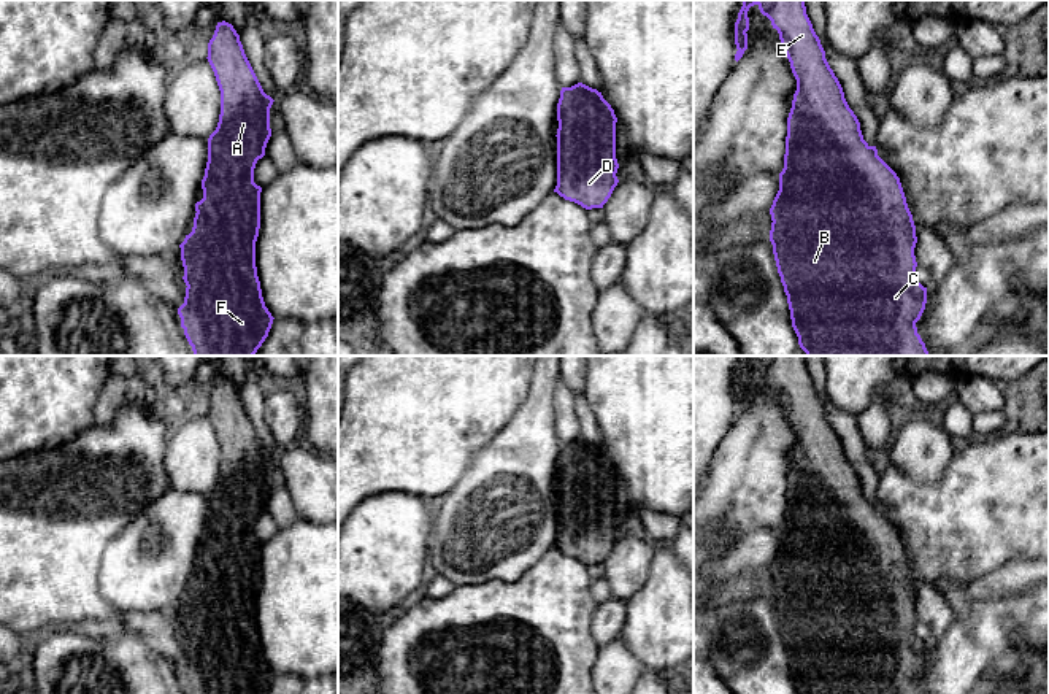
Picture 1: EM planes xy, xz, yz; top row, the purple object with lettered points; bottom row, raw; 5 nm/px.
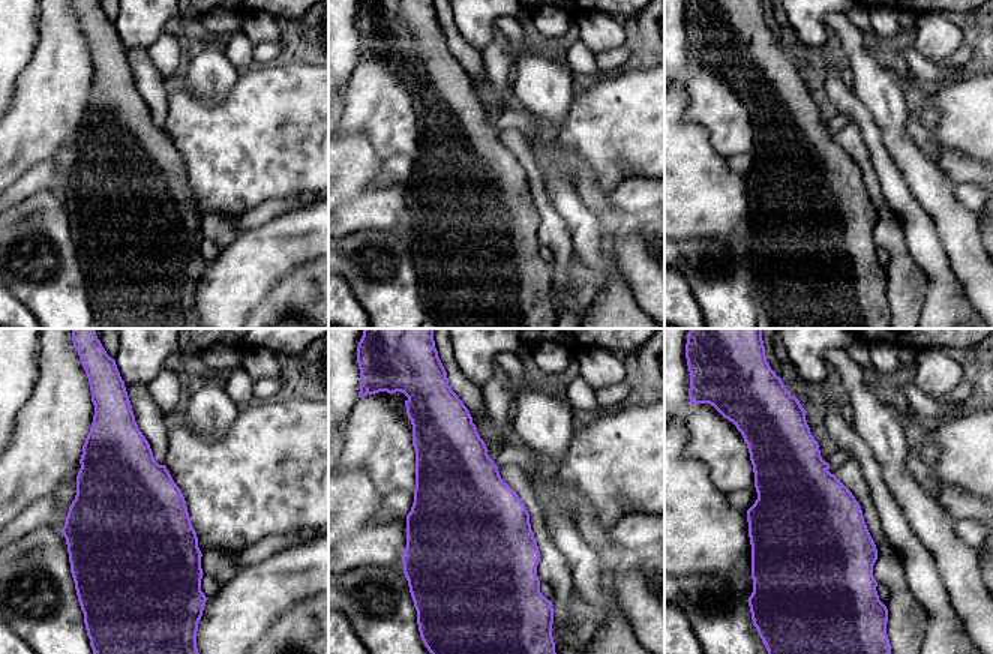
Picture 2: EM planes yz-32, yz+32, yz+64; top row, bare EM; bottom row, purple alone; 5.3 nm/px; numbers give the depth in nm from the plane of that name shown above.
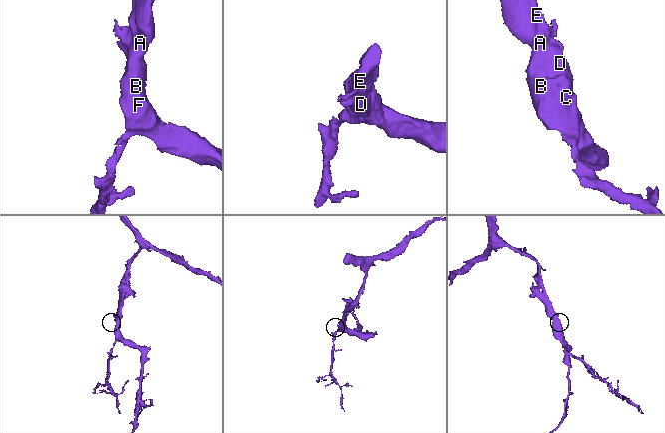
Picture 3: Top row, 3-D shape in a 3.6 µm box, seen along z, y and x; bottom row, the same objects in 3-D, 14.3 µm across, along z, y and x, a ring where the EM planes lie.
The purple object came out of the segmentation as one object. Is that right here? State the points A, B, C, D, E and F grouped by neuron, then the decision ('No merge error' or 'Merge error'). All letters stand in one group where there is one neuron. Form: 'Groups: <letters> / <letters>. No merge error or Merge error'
Groups: A B C D E F. No merge error

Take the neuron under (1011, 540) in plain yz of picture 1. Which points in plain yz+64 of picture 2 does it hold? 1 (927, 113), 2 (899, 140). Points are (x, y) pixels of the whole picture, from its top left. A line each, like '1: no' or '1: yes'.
1: no
2: no

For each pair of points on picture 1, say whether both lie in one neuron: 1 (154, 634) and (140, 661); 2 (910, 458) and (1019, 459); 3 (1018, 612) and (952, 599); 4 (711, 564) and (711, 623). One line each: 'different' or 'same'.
1: different
2: different
3: different
4: different

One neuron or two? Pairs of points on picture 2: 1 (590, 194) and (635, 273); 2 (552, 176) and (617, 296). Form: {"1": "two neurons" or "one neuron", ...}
{"1": "one neuron", "2": "one neuron"}

